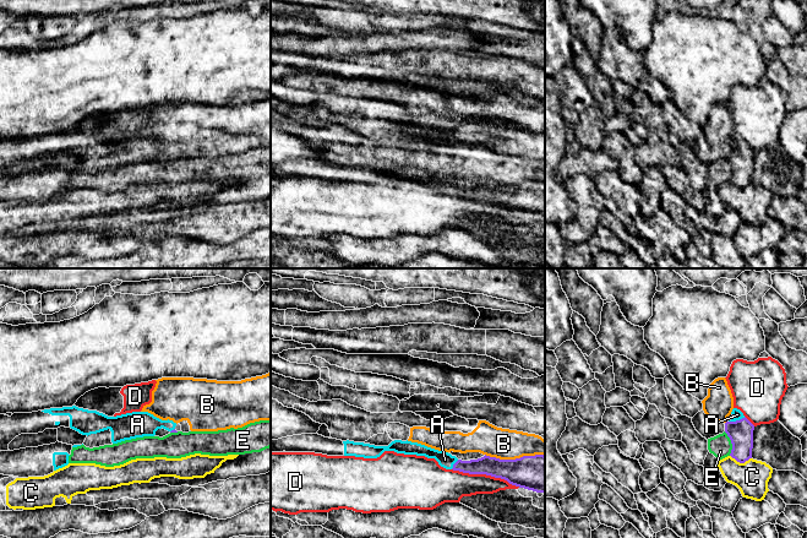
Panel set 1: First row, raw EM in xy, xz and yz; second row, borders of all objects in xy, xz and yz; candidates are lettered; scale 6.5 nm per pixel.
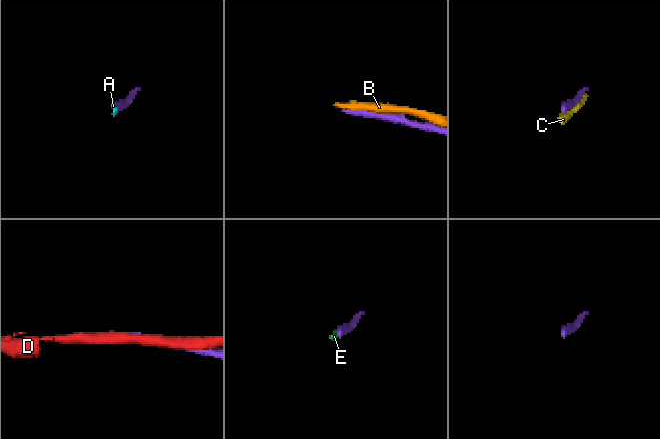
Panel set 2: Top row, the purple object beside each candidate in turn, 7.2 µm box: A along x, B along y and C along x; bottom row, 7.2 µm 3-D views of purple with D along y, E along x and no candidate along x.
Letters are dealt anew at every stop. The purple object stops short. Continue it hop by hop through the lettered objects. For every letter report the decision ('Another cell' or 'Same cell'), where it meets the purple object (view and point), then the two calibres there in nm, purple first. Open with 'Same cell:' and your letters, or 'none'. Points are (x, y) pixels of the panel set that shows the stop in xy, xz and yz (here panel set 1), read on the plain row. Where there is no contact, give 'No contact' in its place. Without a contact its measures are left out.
Same cell: A
A: Same cell. Touches purple at yz (736, 146). Thickness 160 nm (purple) against 70 nm
B: Another cell. Touches purple at xz (516, 184). Thickness 240 nm (purple) against 200 nm
C: Another cell. Touches purple at yz (741, 188). Thickness 160 nm (purple) against 220 nm
D: Another cell. Touches purple at xz (486, 200). Thickness 200 nm (purple) against 220 nm
E: Another cell. Touches purple at yz (731, 168). Thickness 160 nm (purple) against 150 nm

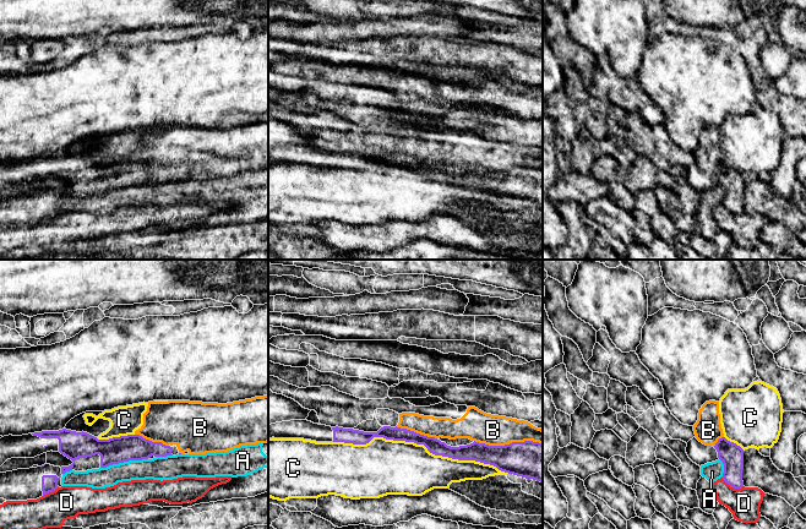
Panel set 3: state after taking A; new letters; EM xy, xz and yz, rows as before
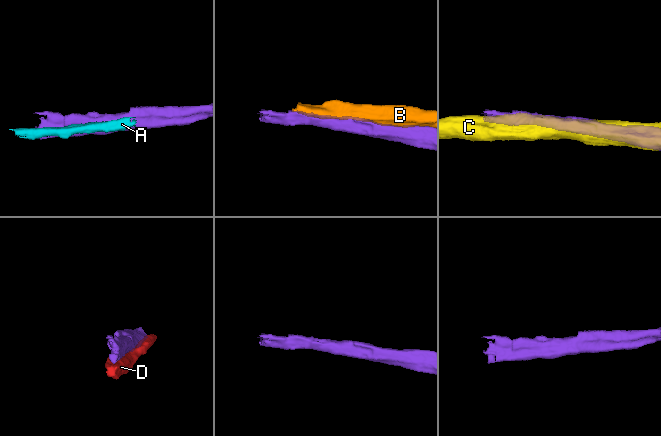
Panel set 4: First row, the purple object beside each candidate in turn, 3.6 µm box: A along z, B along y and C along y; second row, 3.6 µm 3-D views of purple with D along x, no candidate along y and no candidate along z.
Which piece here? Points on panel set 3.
Same cell: none
A: Another cell. Touches purple at xy (124, 186). Thickness 180 nm (purple) against 160 nm
B: Another cell. Touches purple at xz (508, 170). Thickness 260 nm (purple) against 200 nm
C: Another cell. Touches purple at xz (421, 169). Thickness 100 nm (purple) against 360 nm
D: Another cell. Touches purple at yz (731, 212). Thickness 150 nm (purple) against 200 nm

